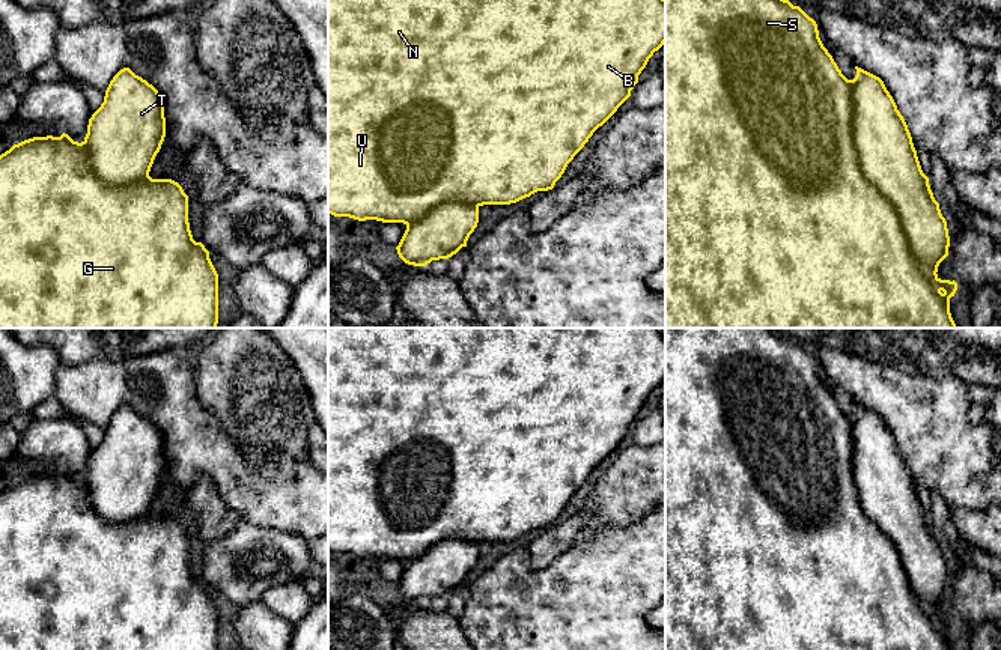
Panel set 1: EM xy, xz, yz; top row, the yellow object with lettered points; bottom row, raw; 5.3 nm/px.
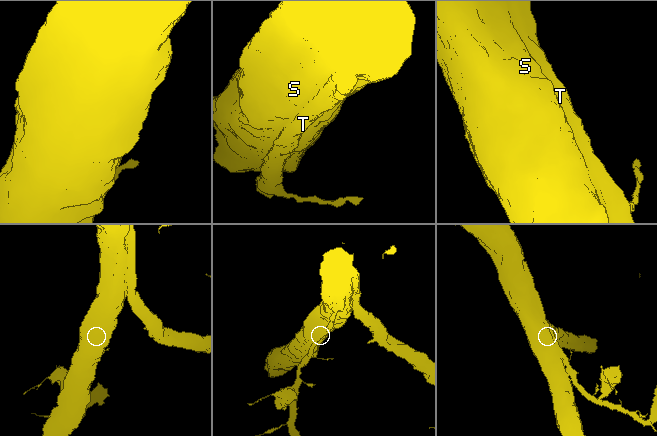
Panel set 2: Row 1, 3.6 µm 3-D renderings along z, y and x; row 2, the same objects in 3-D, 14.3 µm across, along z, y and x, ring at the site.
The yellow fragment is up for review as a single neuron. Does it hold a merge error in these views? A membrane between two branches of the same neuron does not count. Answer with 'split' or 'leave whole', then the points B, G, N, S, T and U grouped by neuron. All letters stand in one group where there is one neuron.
leave whole | B G N S T U

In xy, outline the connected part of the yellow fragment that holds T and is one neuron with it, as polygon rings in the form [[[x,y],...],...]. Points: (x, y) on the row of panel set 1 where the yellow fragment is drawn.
[[[129,68],[110,81],[104,102],[92,114],[81,143],[68,134],[33,137],[0,155],[0,328],[217,328],[218,274],[202,242],[193,239],[188,196],[172,179],[152,179],[151,167],[166,137],[164,101],[158,90]]]

